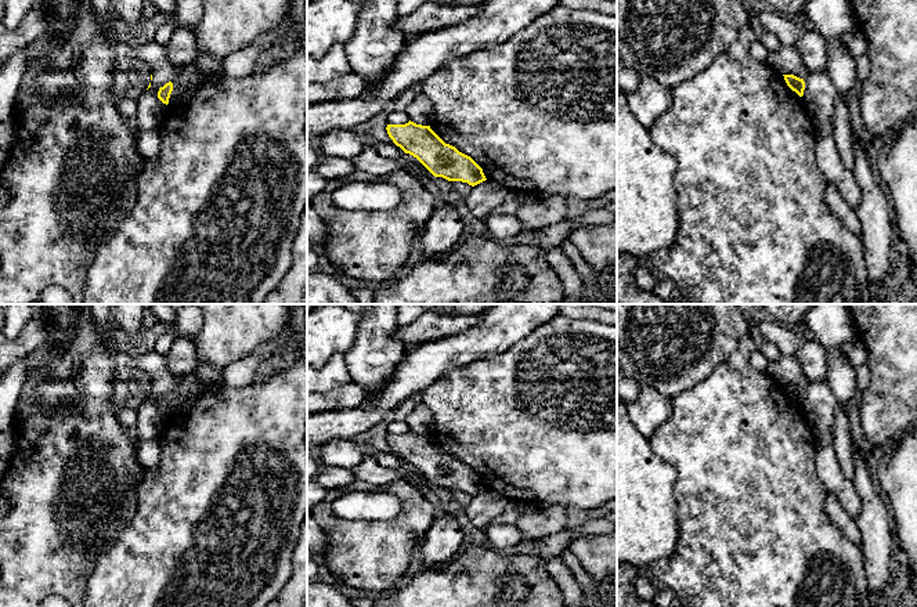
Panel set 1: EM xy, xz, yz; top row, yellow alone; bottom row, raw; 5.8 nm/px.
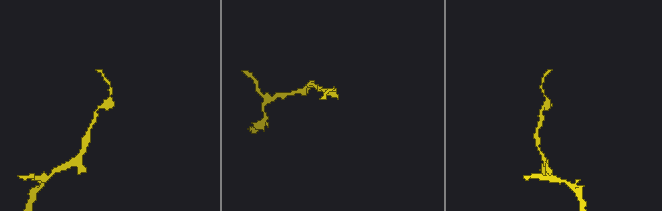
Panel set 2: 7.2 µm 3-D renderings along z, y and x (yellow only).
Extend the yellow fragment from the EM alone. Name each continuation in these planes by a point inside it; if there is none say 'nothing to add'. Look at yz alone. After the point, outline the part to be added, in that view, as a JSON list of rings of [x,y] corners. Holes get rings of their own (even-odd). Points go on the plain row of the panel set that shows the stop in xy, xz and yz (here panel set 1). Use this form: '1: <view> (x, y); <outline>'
nothing to add

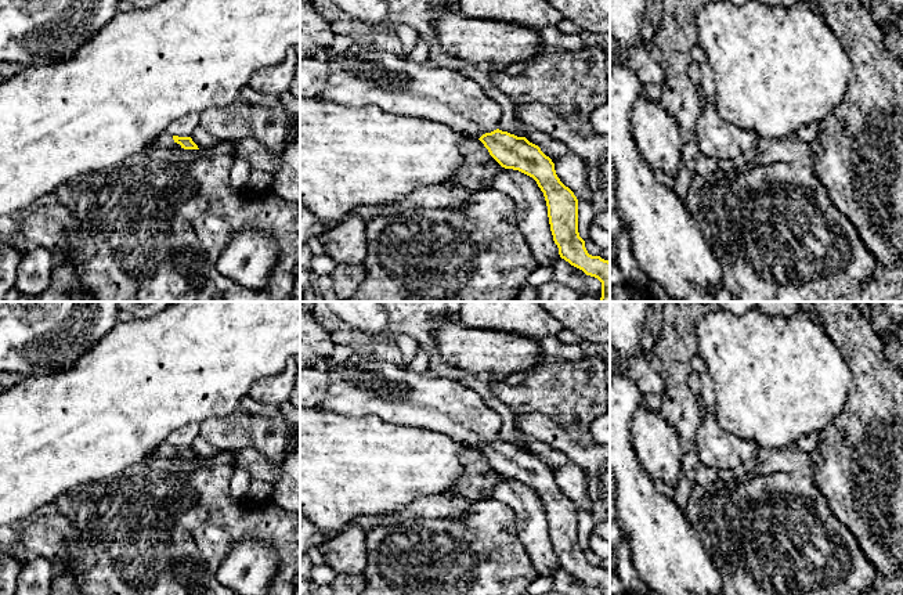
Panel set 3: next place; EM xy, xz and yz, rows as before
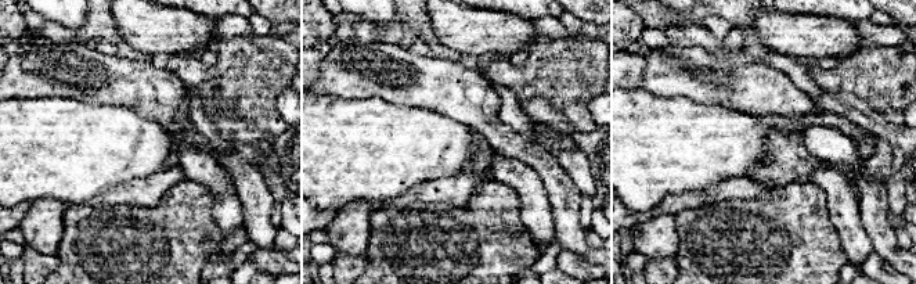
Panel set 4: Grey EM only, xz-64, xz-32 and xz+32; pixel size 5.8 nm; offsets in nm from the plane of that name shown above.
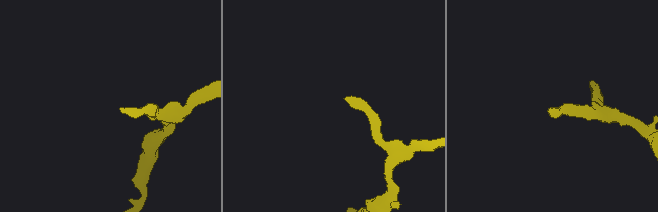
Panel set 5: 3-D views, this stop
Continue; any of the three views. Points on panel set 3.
1: xz (397, 395); [[[387,361],[331,364],[328,375],[329,383],[317,408],[346,416],[375,415],[387,422],[430,429],[449,436],[466,448],[480,448],[498,439],[501,416],[483,401],[477,392],[459,381],[426,376]]]

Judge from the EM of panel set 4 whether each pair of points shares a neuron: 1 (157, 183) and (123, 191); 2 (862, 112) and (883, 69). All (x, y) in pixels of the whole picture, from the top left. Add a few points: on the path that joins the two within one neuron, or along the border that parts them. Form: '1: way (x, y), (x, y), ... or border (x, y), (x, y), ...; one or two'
1: way (148, 191), (132, 191); one
2: border (835, 93), (853, 93), (861, 97), (891, 122); two

